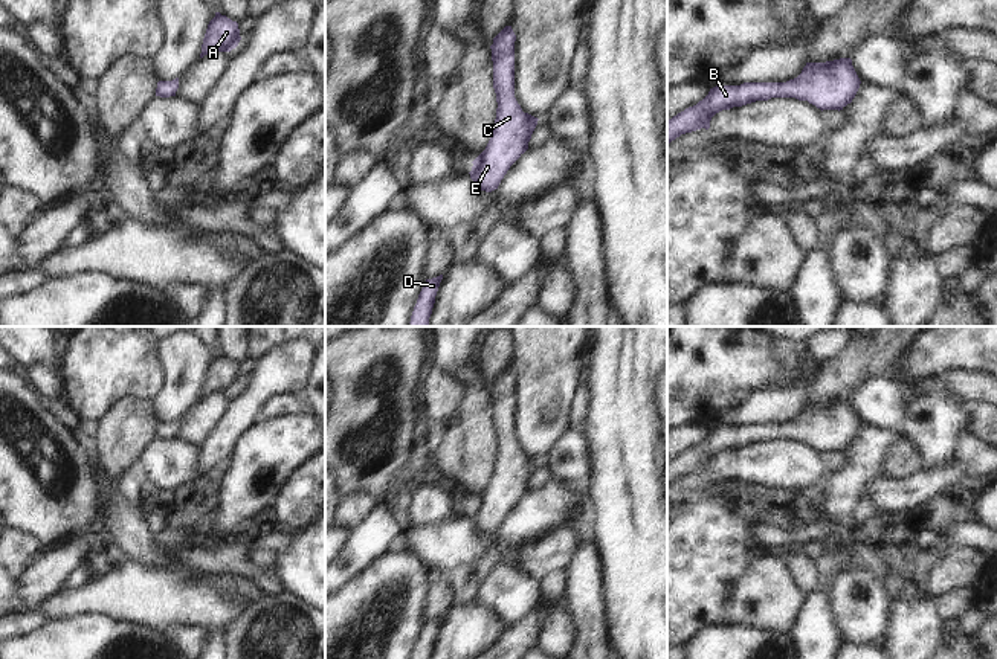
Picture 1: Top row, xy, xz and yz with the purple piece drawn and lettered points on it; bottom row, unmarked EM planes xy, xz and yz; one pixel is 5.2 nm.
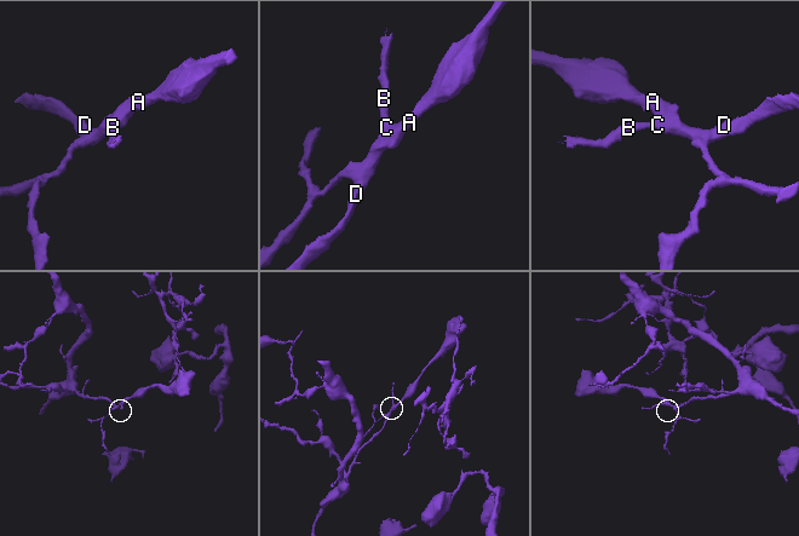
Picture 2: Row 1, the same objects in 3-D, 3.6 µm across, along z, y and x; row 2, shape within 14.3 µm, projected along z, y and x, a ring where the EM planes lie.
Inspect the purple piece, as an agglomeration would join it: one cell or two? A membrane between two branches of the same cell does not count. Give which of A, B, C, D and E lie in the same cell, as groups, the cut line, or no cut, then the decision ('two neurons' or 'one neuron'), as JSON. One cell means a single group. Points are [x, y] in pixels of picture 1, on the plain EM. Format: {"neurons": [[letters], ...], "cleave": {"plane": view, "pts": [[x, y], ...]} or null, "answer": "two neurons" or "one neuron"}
{"neurons": [["A", "B", "C", "D", "E"]], "cleave": null, "answer": "one neuron"}

